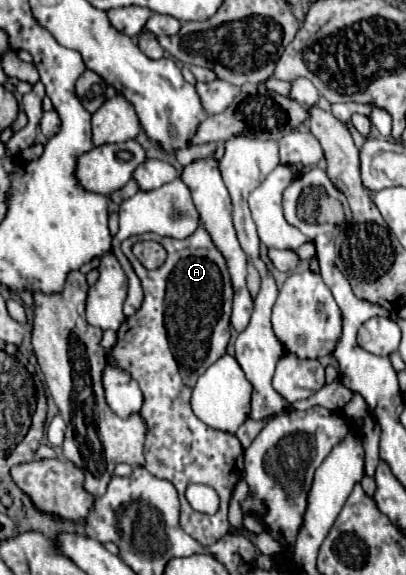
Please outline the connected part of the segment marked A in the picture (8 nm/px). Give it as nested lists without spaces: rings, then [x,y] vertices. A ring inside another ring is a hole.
[[[202,223],[186,239],[162,237],[162,235],[156,235],[156,233],[142,233],[142,235],[128,237],[122,243],[122,253],[128,257],[128,261],[132,263],[136,275],[142,281],[144,301],[142,301],[142,307],[120,325],[118,341],[116,341],[116,347],[114,347],[110,359],[118,367],[122,367],[124,371],[130,371],[130,375],[138,381],[138,385],[142,389],[142,395],[144,395],[144,405],[140,409],[140,415],[148,425],[146,445],[144,445],[144,451],[146,451],[146,465],[144,467],[152,475],[156,475],[158,479],[168,479],[176,487],[178,499],[180,499],[180,505],[182,505],[180,507],[180,525],[182,525],[182,529],[188,535],[192,535],[196,541],[200,541],[202,545],[212,545],[230,531],[228,503],[230,503],[230,497],[232,497],[232,491],[234,491],[236,483],[242,479],[242,473],[244,473],[244,449],[232,433],[216,431],[216,429],[208,427],[206,423],[202,423],[192,413],[190,393],[192,393],[192,387],[194,387],[196,379],[214,361],[218,361],[220,357],[226,355],[226,345],[228,345],[228,339],[230,339],[230,313],[232,313],[232,299],[234,299],[228,265],[226,265],[226,259],[220,253],[220,249],[212,243],[212,237],[208,235],[208,231]],[[140,239],[154,239],[160,245],[164,245],[164,249],[168,251],[168,259],[160,269],[148,271],[136,261],[136,257],[132,255],[132,245]],[[190,483],[210,485],[220,495],[218,513],[204,515],[204,513],[194,511],[188,505],[188,501],[184,499],[184,489]]]

